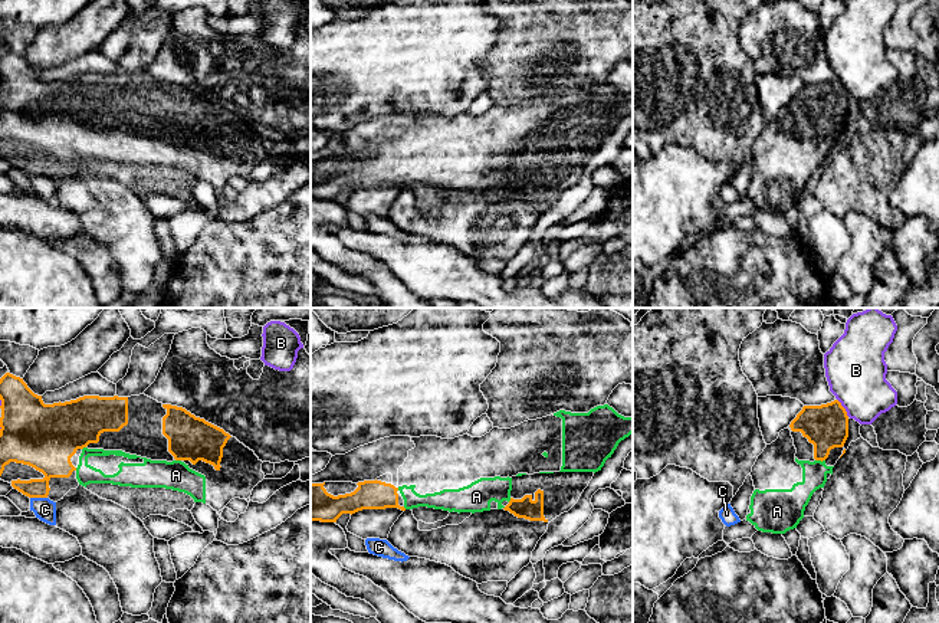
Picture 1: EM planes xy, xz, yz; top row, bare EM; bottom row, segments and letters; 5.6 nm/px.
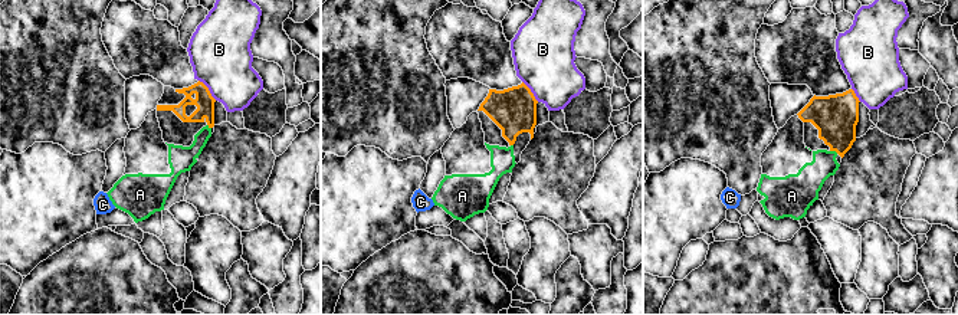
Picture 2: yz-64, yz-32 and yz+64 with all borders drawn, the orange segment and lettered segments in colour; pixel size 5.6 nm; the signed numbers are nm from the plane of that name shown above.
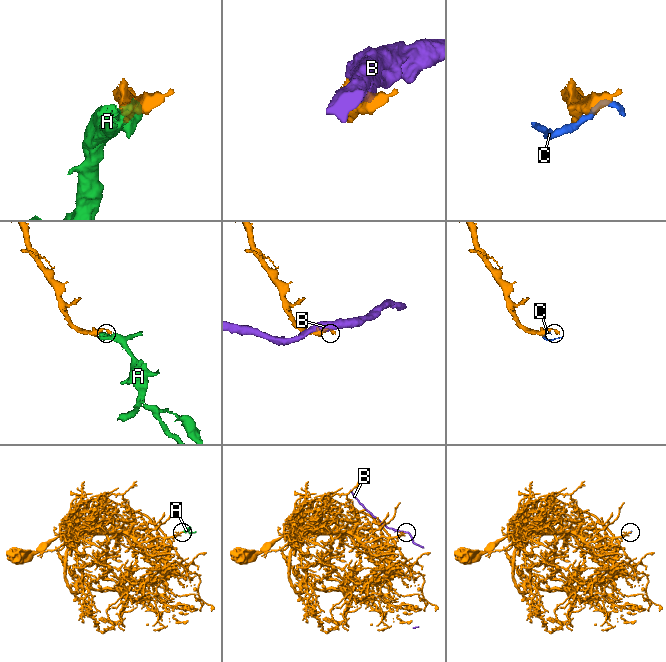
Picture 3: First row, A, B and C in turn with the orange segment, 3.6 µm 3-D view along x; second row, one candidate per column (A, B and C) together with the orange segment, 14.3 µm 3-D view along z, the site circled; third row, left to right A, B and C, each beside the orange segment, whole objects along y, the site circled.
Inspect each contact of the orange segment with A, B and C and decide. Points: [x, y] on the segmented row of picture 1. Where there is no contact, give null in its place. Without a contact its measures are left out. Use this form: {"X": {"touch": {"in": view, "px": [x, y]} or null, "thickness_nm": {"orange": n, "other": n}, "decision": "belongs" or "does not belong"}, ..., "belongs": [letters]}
{"A": {"touch": {"in": "yz", "px": [820, 459]}, "thickness_nm": {"orange": 240, "other": 140}, "decision": "belongs"}, "B": {"touch": {"in": "yz", "px": [843, 407]}, "thickness_nm": {"orange": 240, "other": 340}, "decision": "does not belong"}, "C": {"touch": {"in": "xy", "px": [39, 497]}, "thickness_nm": {"orange": 220, "other": 120}, "decision": "does not belong"}, "belongs": ["A"]}

